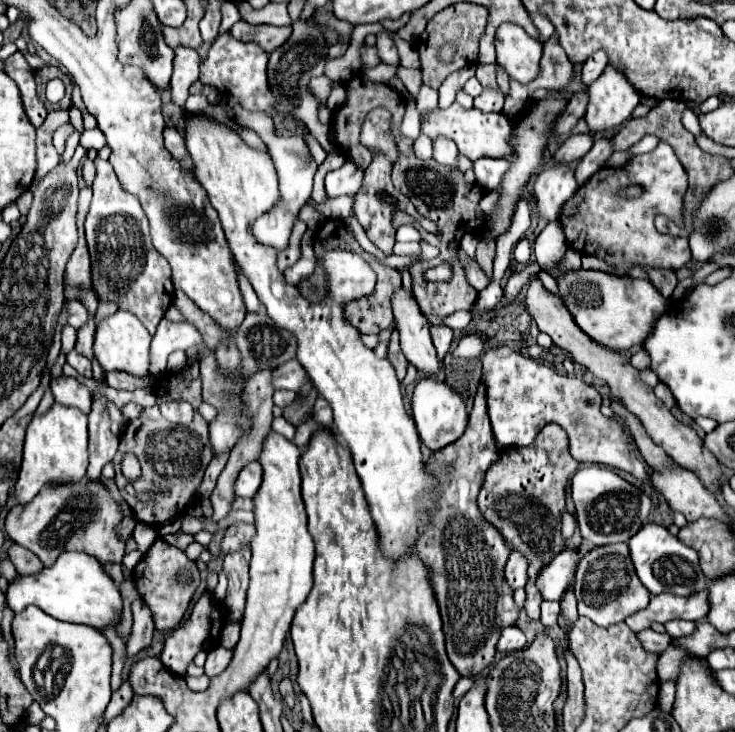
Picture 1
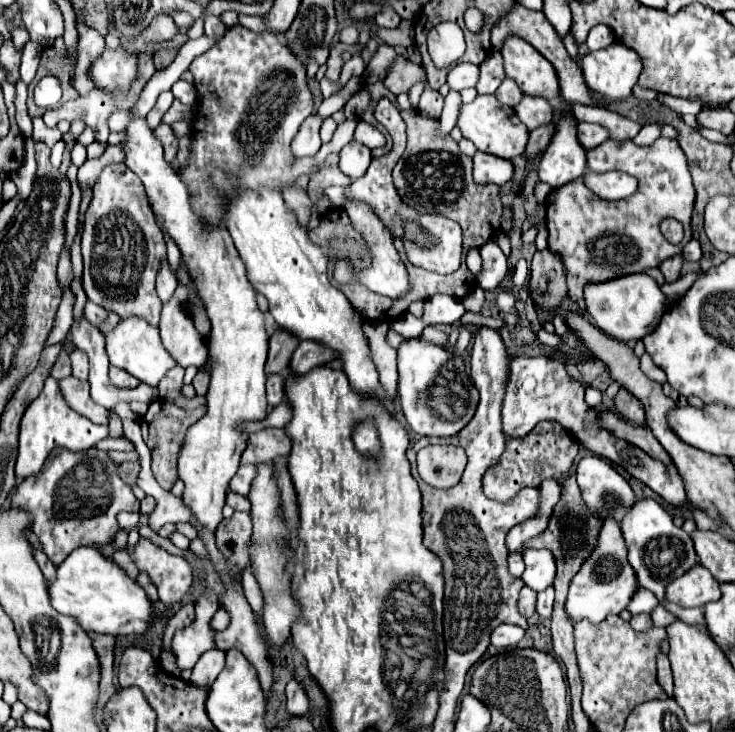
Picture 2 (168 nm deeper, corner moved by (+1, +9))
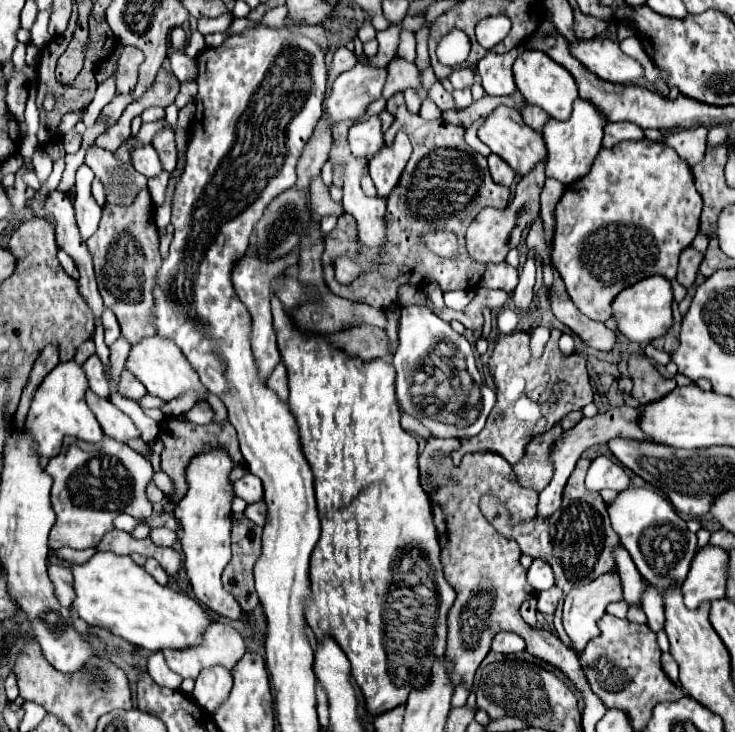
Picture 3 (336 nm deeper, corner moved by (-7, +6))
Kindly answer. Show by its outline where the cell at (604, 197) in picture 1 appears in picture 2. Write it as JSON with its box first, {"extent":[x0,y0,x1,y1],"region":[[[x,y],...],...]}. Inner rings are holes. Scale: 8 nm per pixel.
{"extent":[547,138,695,302],"region":[[[659,138],[651,146],[637,146],[633,140],[625,142],[615,142],[605,140],[601,146],[593,148],[587,152],[589,168],[595,172],[609,172],[609,170],[619,170],[627,172],[629,176],[637,178],[639,186],[637,192],[631,194],[629,198],[623,200],[603,200],[597,194],[593,194],[583,180],[573,180],[557,190],[551,190],[551,196],[547,196],[547,230],[549,230],[549,250],[557,254],[565,266],[567,272],[567,296],[569,300],[577,302],[583,298],[583,288],[585,284],[591,282],[607,282],[619,276],[627,274],[637,274],[647,268],[659,266],[663,260],[671,258],[673,254],[681,254],[683,246],[691,240],[691,212],[695,204],[695,188],[691,184],[691,174],[687,168],[687,158],[685,152],[681,150],[677,140],[671,138]],[[665,218],[675,218],[685,226],[685,238],[677,246],[669,244],[665,236],[659,230],[661,220]]]}

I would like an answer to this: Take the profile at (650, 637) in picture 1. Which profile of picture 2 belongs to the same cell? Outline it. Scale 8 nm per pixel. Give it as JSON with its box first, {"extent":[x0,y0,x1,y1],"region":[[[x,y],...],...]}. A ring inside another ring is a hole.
{"extent":[629,614,653,632],"region":[[[635,614],[635,616],[631,616],[629,624],[631,624],[631,628],[633,628],[633,630],[637,630],[637,632],[649,630],[649,628],[653,626],[653,622],[651,622],[649,614]]]}

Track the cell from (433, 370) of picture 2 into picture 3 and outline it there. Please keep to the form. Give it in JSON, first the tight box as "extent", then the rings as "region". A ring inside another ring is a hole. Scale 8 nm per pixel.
{"extent":[393,305,495,439],"region":[[[419,305],[401,309],[399,349],[393,357],[393,365],[397,371],[395,391],[401,407],[419,419],[433,437],[463,439],[473,437],[483,429],[485,419],[495,405],[495,393],[485,385],[467,339],[457,335],[451,325],[439,319],[431,309]],[[445,339],[455,345],[459,355],[447,353]],[[441,415],[445,415],[445,419],[449,417],[449,423],[437,419]]]}

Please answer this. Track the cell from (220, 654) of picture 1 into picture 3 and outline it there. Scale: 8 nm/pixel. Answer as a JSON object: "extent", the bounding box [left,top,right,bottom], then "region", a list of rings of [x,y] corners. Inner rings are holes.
{"extent":[193,665,231,713],"region":[[[213,665],[209,669],[203,669],[195,679],[193,697],[207,713],[213,713],[213,709],[217,709],[217,705],[221,705],[221,701],[225,701],[225,697],[229,695],[231,685],[231,669],[223,665]]]}

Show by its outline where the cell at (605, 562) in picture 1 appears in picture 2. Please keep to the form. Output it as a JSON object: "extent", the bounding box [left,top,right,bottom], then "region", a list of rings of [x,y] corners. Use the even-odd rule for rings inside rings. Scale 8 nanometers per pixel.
{"extent":[565,518,637,624],"region":[[[609,518],[603,524],[597,548],[585,560],[579,574],[575,574],[575,578],[569,586],[565,614],[569,616],[569,620],[573,624],[577,624],[581,620],[589,620],[589,622],[597,624],[597,622],[605,620],[609,614],[619,614],[621,610],[625,610],[627,604],[631,602],[631,596],[635,594],[635,590],[637,590],[637,576],[633,574],[633,568],[627,562],[627,550],[625,550],[619,522],[615,518]]]}

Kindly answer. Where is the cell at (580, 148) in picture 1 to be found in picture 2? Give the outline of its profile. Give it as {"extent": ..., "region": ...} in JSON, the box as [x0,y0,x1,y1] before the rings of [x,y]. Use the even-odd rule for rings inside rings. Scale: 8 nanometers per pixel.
{"extent":[579,122,609,150],"region":[[[579,122],[579,142],[583,144],[585,150],[591,150],[591,148],[599,146],[599,144],[605,142],[607,138],[609,138],[609,130],[605,130],[603,126]]]}

